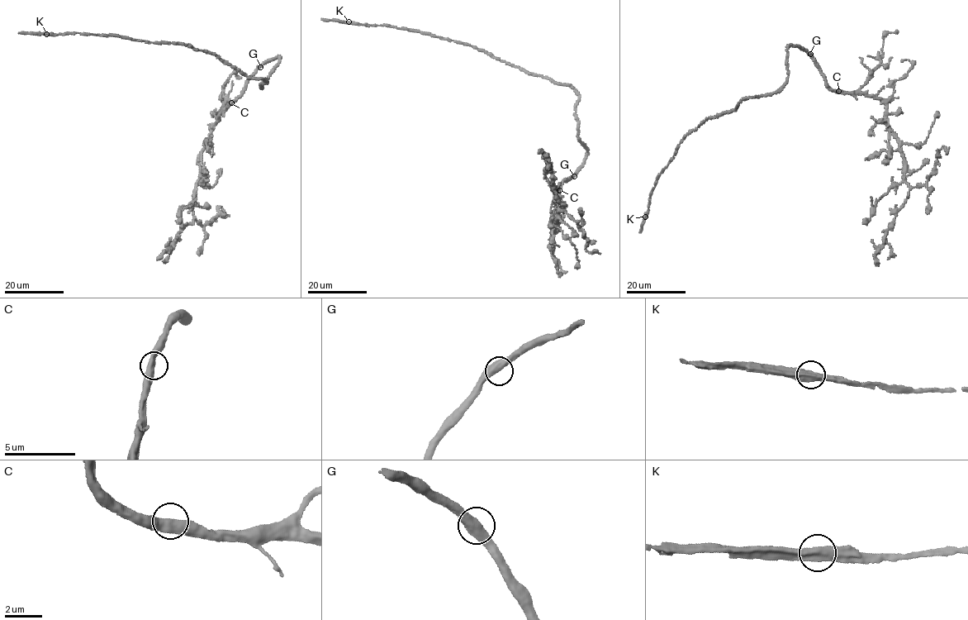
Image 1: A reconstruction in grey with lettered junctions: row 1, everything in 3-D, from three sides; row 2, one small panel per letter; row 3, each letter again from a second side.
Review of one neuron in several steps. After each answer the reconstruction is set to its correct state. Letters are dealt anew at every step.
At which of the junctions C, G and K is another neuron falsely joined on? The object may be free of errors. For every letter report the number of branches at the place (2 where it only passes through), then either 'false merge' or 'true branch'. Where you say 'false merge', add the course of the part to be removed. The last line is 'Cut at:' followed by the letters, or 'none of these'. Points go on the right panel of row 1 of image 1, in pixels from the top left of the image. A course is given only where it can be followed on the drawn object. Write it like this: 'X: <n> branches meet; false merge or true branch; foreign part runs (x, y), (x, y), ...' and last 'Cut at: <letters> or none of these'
C: 2 branches meet; true branch
G: 2 branches meet; true branch
K: 2 branches meet; false merge; foreign part runs (645, 216), (639, 233)
Cut at: K

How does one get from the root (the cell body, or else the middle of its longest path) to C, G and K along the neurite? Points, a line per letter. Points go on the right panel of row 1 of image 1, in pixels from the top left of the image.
C: (788, 67), (787, 47), (799, 46), (809, 52), (828, 86), (838, 91)
G: (788, 67), (790, 45), (799, 46), (810, 54)
K: (788, 67), (786, 82), (775, 92), (744, 98), (736, 110), (707, 119), (686, 135), (659, 175), (645, 216)

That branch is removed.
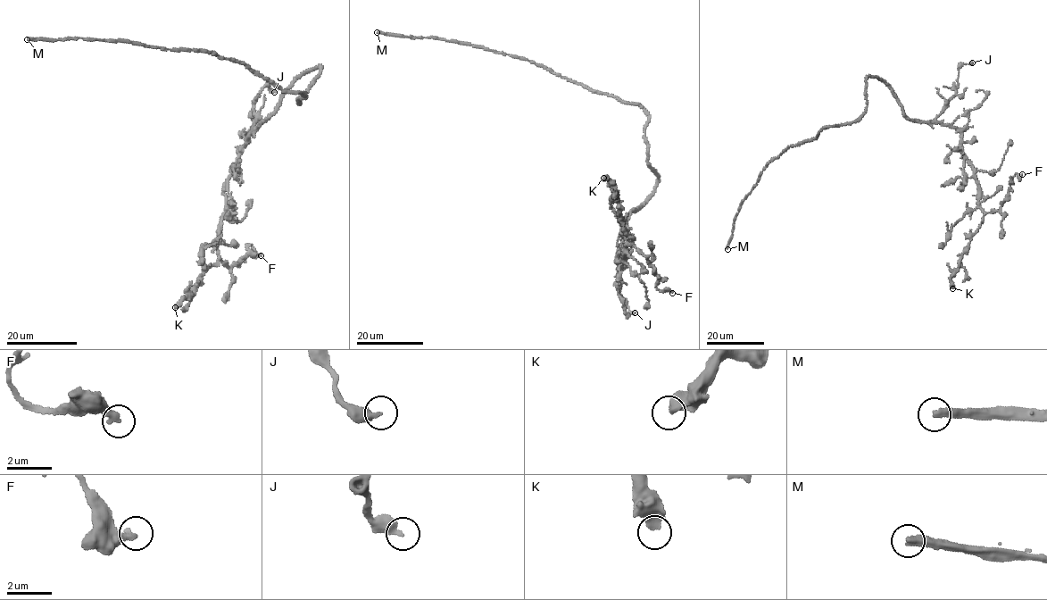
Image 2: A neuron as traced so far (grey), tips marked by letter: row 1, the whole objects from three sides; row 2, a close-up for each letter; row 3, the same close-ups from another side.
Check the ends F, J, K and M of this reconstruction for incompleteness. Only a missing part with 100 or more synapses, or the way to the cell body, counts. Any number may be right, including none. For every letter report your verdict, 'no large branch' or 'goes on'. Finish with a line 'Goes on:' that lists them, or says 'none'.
F: no large branch
J: no large branch
K: no large branch
M: goes on
Goes on: M

